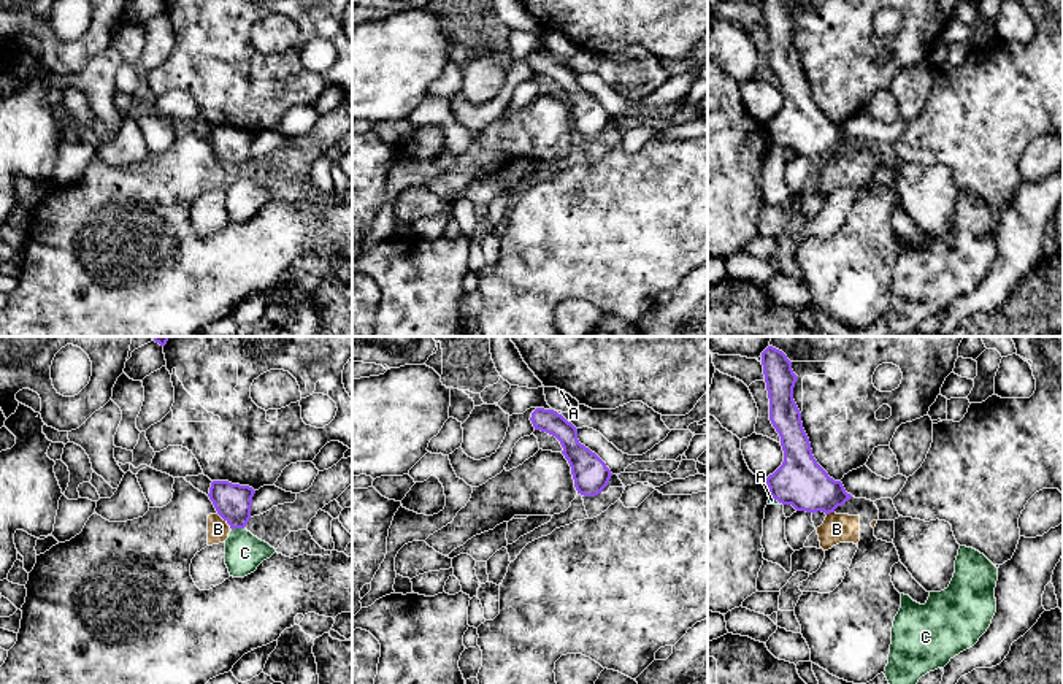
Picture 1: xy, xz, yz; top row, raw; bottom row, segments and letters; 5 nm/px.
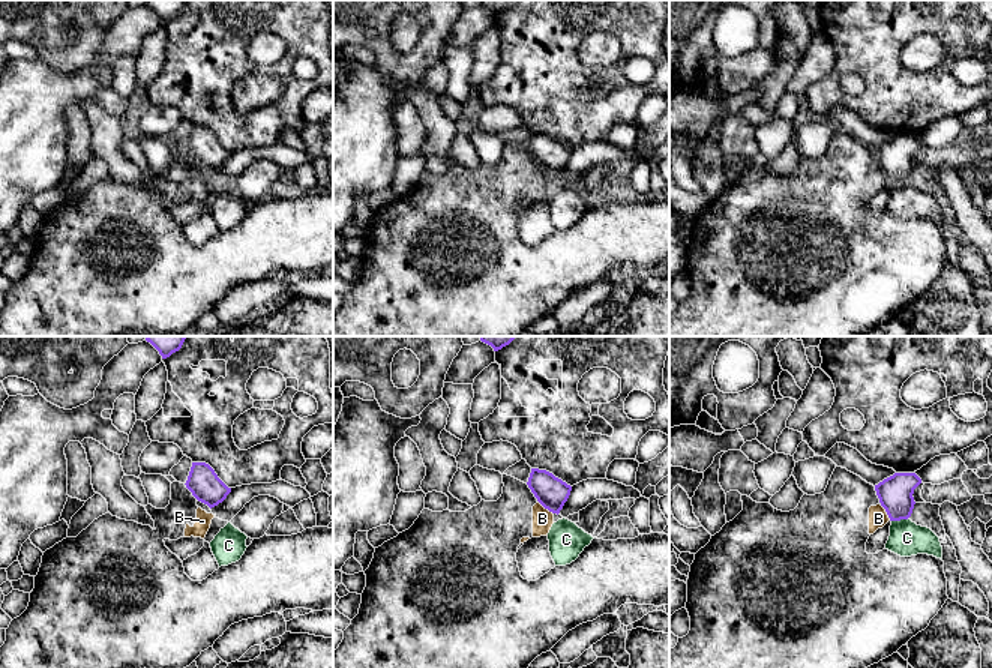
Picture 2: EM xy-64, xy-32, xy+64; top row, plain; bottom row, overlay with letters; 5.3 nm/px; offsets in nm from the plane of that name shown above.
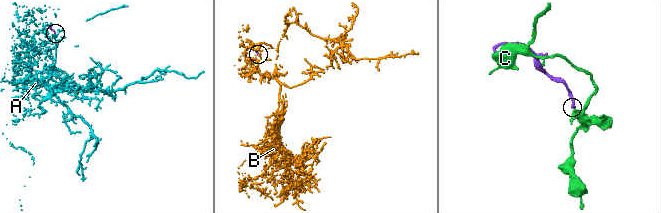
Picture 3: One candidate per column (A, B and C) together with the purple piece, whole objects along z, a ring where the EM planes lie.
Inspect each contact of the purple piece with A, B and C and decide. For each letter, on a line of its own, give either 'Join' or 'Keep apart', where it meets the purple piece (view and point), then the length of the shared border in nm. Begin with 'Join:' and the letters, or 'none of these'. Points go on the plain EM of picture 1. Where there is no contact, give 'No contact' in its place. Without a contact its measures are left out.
Join: none of these
A: Keep apart. Touches purple at yz (778, 145). Shared border 70 nm
B: Keep apart. Touches purple at xy (224, 164). Shared border 100 nm
C: Keep apart. Touches purple at xy (237, 172). Shared border 70 nm

